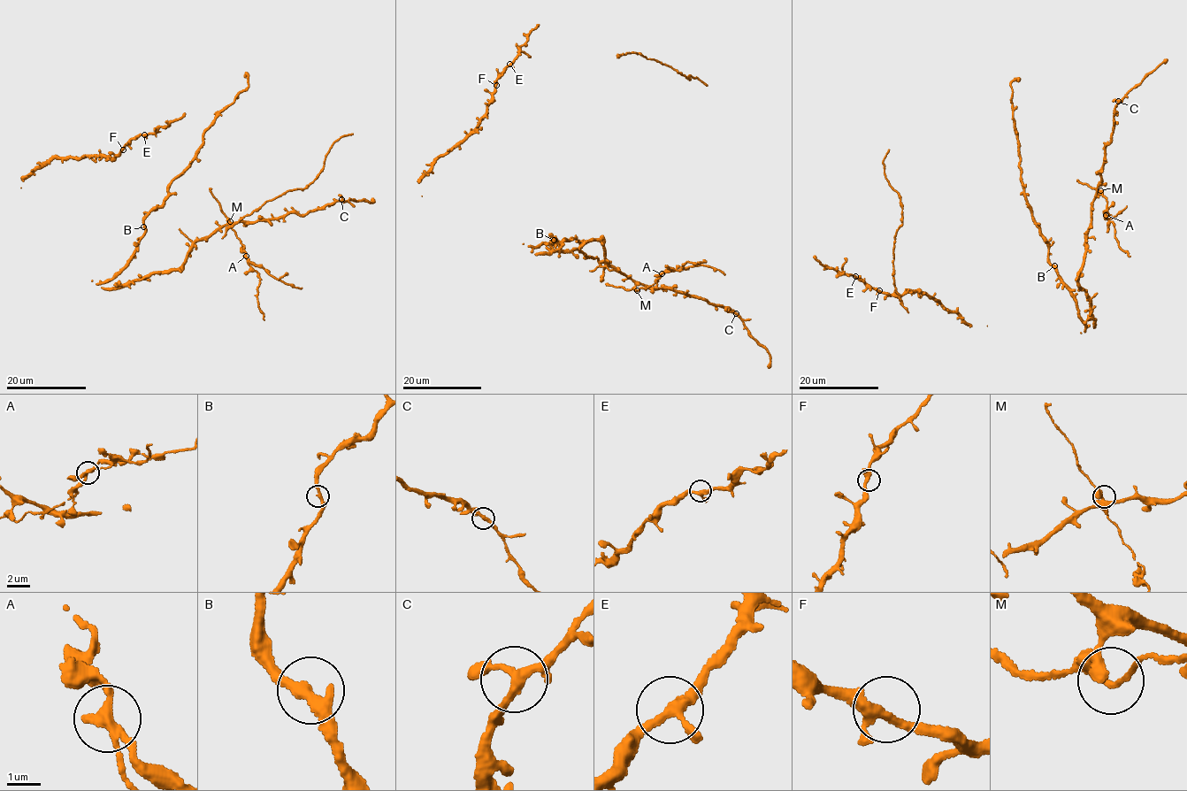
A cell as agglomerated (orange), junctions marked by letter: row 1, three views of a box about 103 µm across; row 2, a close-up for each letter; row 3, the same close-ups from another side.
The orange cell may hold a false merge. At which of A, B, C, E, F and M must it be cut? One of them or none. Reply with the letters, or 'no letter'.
A

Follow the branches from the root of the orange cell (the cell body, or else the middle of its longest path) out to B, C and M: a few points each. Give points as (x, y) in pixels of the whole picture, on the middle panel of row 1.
B: (567, 250), (553, 250), (546, 243), (542, 244), (551, 244), (555, 240), (554, 240)
C: (567, 250), (591, 240), (598, 241), (604, 260), (633, 280), (697, 296), (736, 313)
M: (567, 250), (578, 249), (591, 240), (598, 241), (603, 247), (604, 260), (633, 280), (637, 290)

